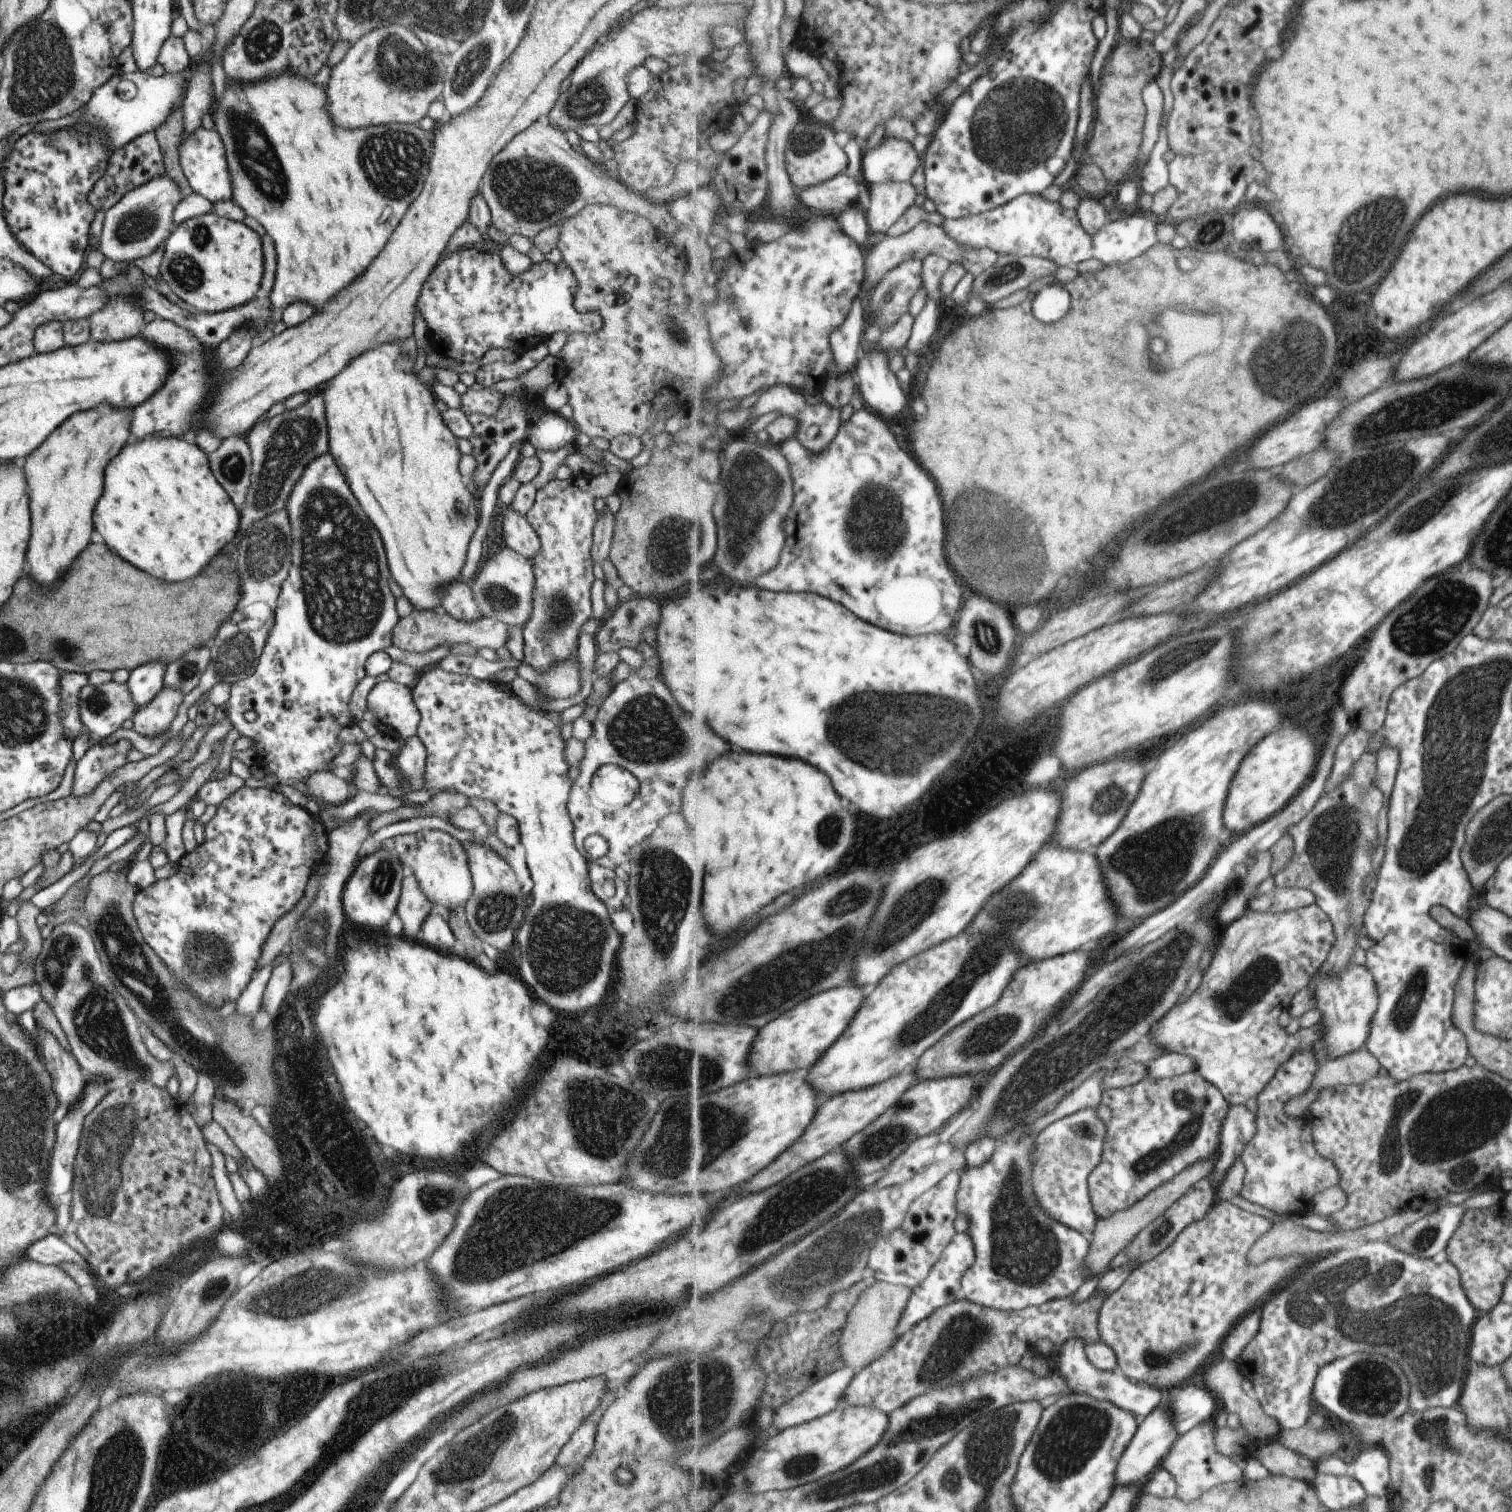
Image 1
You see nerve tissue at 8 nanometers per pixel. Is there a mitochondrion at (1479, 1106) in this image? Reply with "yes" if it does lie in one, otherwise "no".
yes

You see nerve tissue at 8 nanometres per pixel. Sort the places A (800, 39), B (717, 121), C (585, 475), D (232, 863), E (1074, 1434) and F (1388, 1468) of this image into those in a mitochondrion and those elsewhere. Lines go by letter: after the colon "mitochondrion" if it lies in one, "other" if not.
A: other
B: other
C: other
D: other
E: mitochondrion
F: other

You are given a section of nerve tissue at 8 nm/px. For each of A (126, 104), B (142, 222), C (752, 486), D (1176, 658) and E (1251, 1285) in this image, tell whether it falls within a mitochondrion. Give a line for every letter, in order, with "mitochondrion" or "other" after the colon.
A: other
B: mitochondrion
C: mitochondrion
D: mitochondrion
E: mitochondrion

